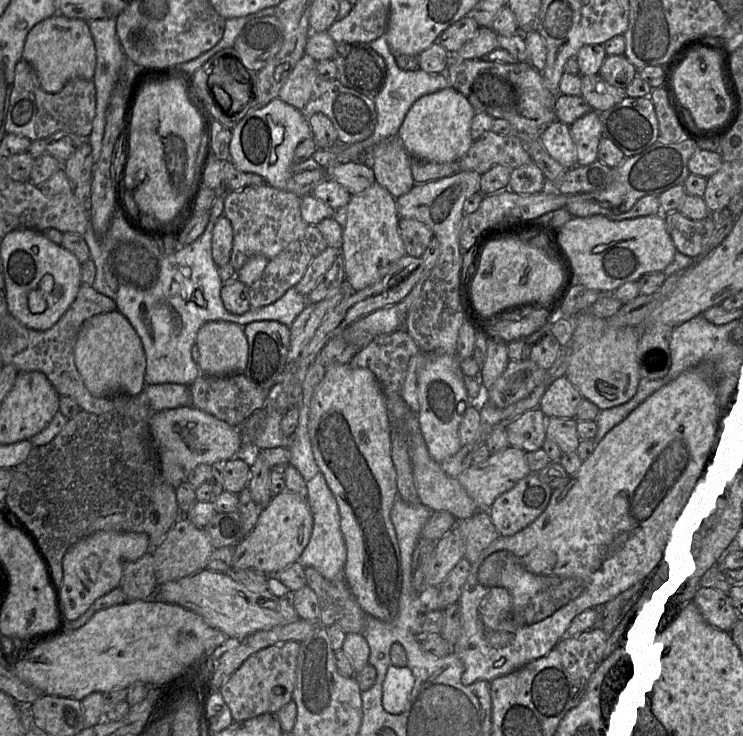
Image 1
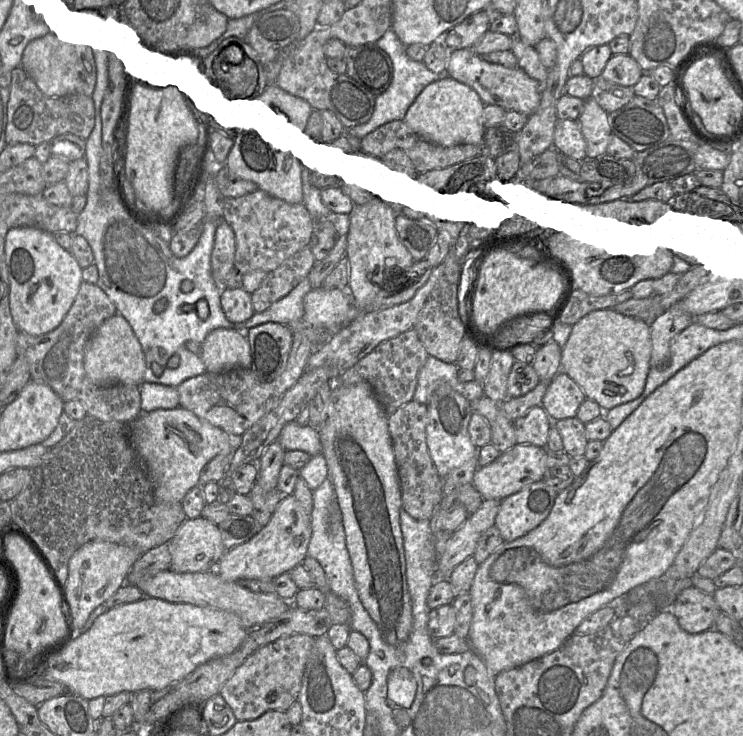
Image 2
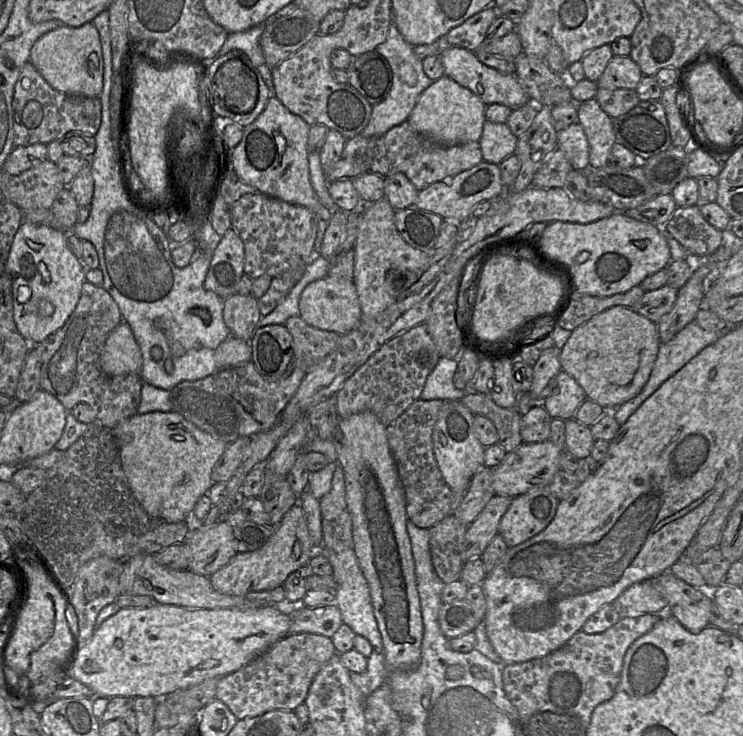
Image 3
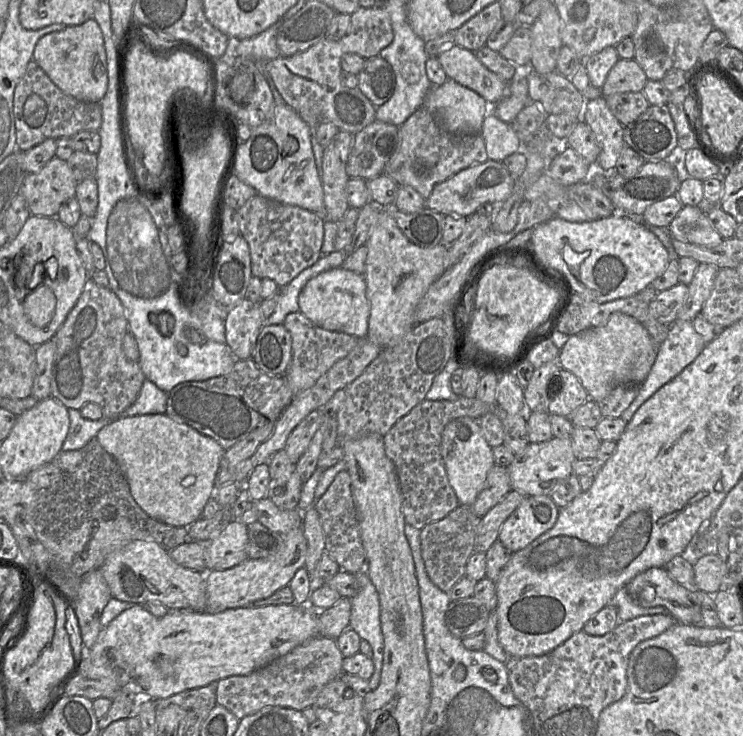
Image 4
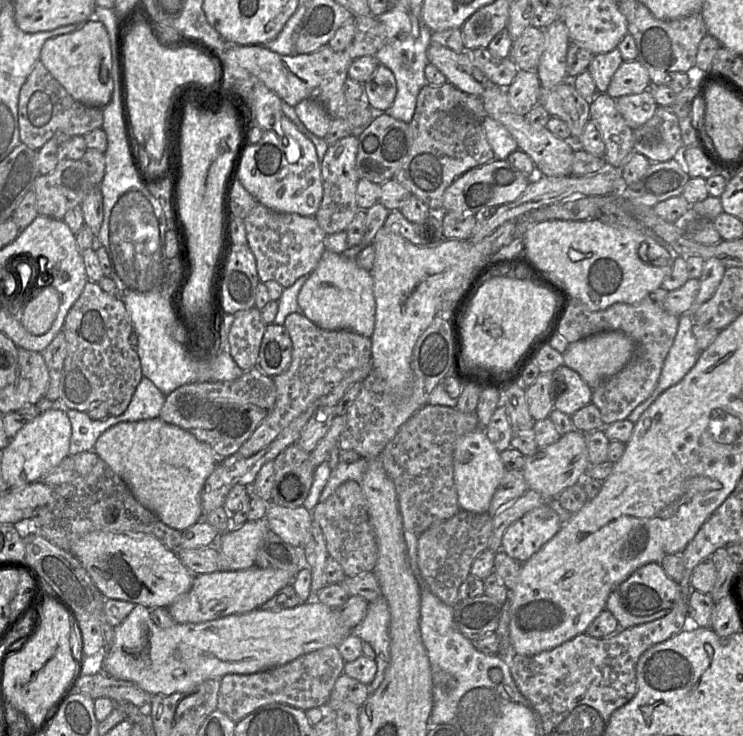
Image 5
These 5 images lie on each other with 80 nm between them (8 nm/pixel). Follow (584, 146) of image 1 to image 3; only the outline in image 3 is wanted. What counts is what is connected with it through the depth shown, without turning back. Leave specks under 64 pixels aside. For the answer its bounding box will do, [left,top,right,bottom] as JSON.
[578,98,616,168]

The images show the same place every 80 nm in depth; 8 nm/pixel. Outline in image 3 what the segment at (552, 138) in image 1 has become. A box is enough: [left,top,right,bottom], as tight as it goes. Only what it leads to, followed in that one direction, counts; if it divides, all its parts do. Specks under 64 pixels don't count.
[557,124,589,170]

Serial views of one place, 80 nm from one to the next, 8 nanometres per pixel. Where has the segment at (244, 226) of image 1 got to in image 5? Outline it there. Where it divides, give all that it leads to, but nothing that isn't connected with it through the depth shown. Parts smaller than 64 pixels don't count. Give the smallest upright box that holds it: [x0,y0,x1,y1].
[244,203,327,288]

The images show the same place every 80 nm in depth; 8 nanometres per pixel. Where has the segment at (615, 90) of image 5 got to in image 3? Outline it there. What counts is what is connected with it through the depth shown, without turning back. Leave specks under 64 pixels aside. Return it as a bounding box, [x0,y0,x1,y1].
[596,55,642,89]

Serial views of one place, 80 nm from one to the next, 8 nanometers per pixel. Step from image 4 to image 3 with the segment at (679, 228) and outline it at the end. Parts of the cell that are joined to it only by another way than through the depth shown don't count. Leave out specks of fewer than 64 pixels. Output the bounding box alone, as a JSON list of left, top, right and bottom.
[662,205,726,257]

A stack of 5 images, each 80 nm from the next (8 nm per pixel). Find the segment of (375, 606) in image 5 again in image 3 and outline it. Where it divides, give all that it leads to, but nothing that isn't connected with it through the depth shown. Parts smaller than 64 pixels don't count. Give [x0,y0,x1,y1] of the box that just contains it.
[316,545,384,688]

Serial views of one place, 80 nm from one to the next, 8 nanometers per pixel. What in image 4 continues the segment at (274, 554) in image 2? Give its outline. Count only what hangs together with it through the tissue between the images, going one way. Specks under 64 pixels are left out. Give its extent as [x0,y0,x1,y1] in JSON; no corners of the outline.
[205,527,307,613]

